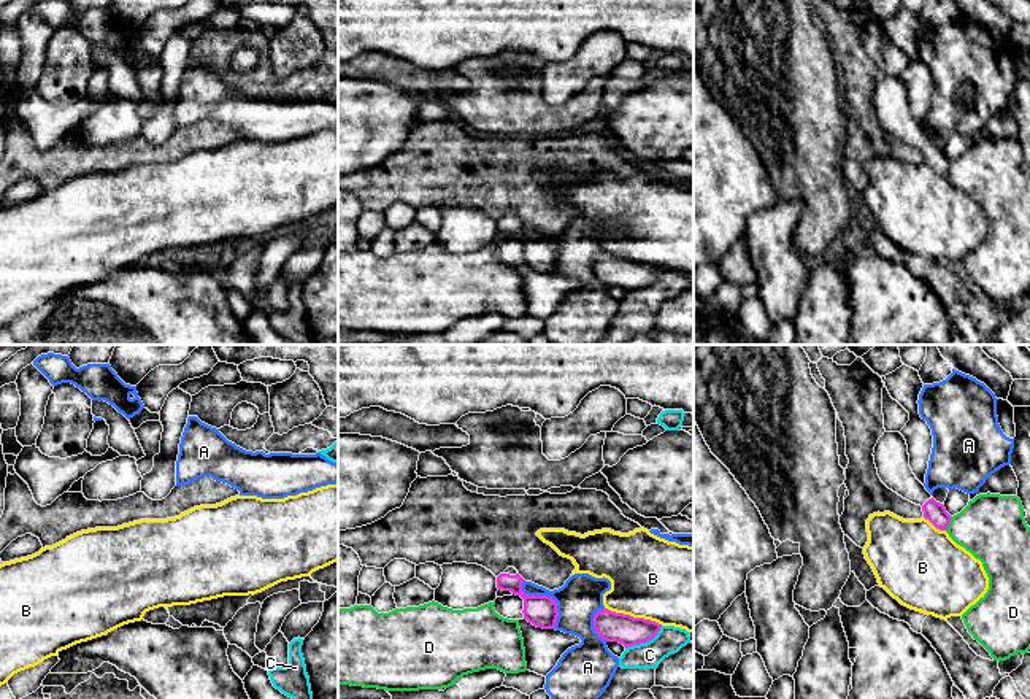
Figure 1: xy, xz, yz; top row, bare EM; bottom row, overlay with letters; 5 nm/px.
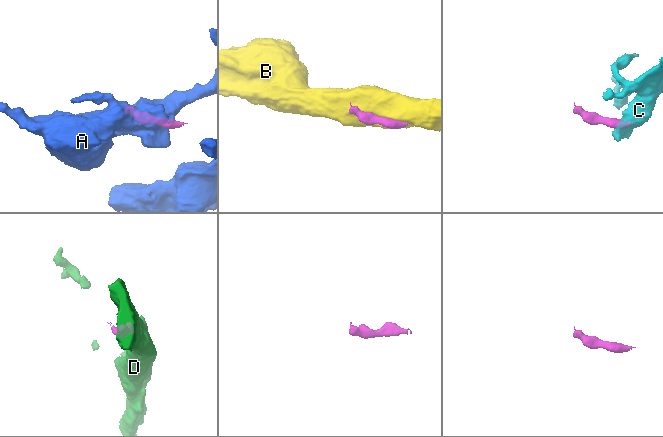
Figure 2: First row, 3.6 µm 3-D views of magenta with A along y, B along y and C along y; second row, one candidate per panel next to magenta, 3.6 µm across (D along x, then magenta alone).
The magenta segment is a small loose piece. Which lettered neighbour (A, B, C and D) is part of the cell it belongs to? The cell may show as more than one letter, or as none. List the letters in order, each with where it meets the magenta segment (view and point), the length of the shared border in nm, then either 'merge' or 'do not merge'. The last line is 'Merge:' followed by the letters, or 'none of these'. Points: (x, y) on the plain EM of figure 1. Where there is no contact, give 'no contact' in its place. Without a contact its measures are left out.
A: xz (548, 240) | 300 nm | do not merge
B: xz (632, 261) | 300 nm | do not merge
C: xz (645, 286) | 220 nm | do not merge
D: yz (948, 169) | 80 nm | do not merge
Merge: none of these

